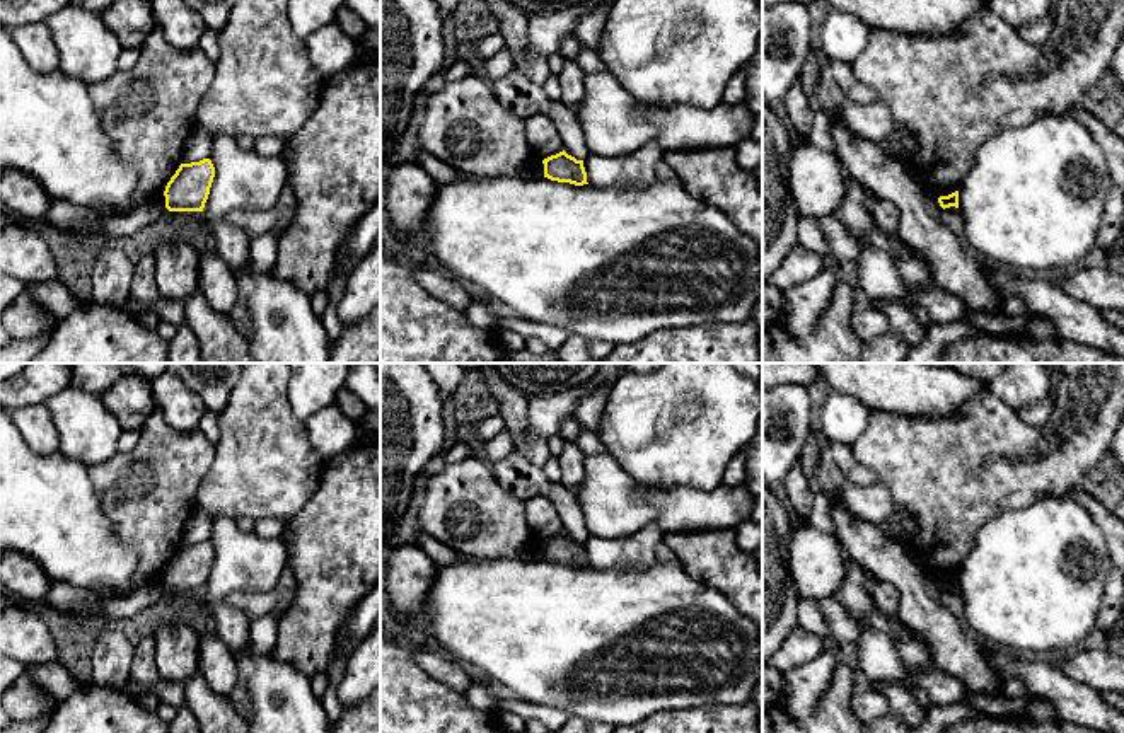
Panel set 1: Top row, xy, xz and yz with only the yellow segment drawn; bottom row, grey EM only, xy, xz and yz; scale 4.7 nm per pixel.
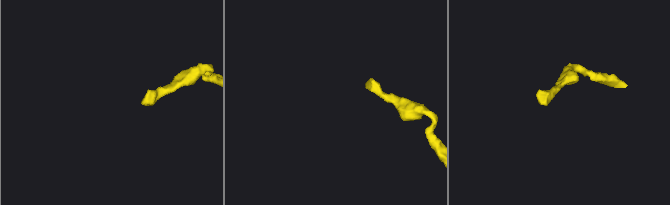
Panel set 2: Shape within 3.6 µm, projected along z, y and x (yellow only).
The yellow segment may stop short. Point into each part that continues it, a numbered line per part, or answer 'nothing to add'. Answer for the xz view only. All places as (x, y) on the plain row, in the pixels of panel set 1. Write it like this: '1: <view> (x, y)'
nothing to add

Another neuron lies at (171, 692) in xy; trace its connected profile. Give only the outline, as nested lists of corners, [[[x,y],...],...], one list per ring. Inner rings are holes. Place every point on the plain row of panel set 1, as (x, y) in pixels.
[[[159,678],[148,687],[147,692],[155,694],[162,702],[174,707],[181,707],[186,704],[184,685],[179,682]]]

